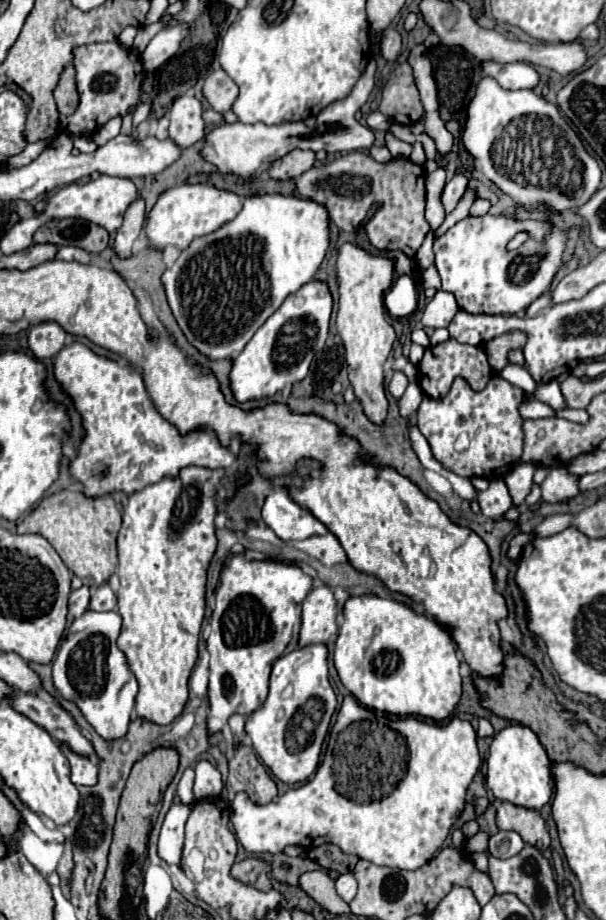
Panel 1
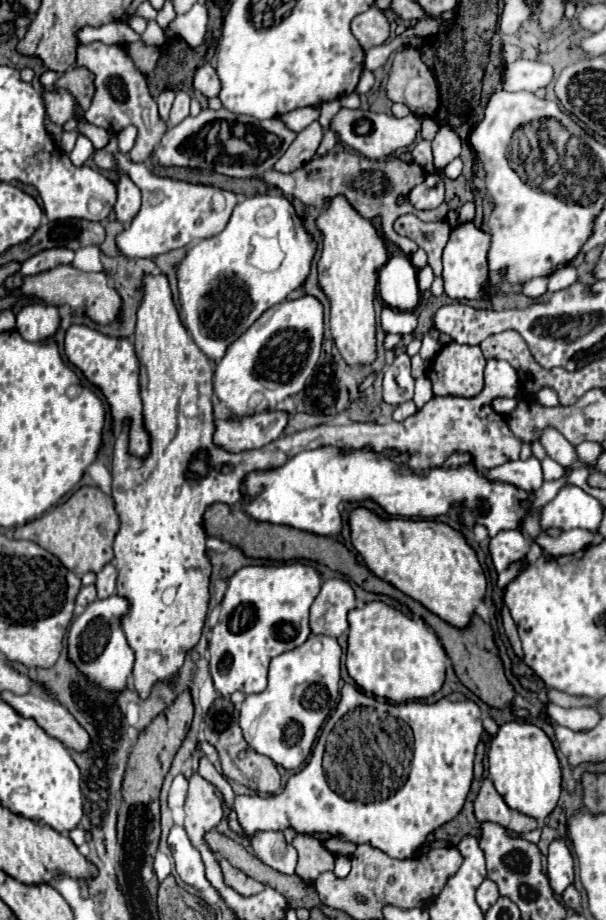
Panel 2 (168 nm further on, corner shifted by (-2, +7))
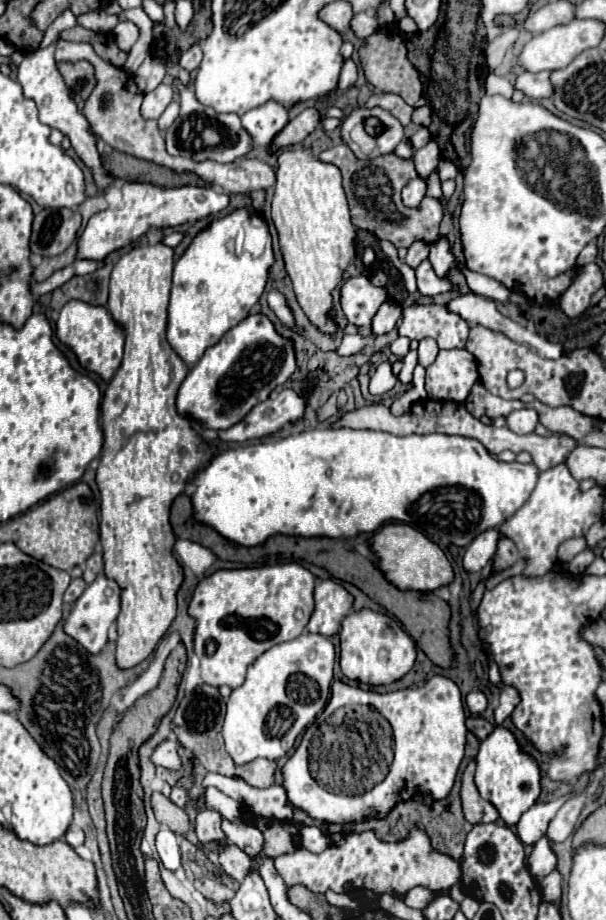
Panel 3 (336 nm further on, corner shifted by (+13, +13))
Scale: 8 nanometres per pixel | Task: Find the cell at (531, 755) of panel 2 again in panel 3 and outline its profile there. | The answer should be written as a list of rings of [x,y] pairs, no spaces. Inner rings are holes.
[[[497,726],[479,746],[477,752],[477,772],[475,772],[475,784],[479,788],[479,794],[489,800],[505,820],[505,824],[513,826],[519,822],[521,814],[527,812],[541,794],[541,770],[535,758],[521,752],[515,736],[511,730]]]

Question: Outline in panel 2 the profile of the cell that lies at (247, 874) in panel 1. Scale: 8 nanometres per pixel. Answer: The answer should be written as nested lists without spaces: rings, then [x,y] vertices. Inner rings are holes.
[[[220,858],[218,864],[220,864],[220,870],[222,870],[226,886],[230,886],[232,890],[236,890],[238,894],[242,894],[242,896],[254,896],[254,894],[258,894],[258,892],[264,890],[264,884],[256,882],[254,878],[250,878],[244,872],[240,872],[238,868],[234,868],[226,858]]]

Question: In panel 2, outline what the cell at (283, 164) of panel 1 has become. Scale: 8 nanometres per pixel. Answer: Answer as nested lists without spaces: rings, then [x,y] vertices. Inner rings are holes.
[[[312,122],[308,128],[300,130],[290,144],[290,148],[284,152],[284,156],[274,164],[274,170],[278,172],[292,172],[302,168],[306,162],[310,162],[320,146],[322,140],[322,126],[318,122]]]

